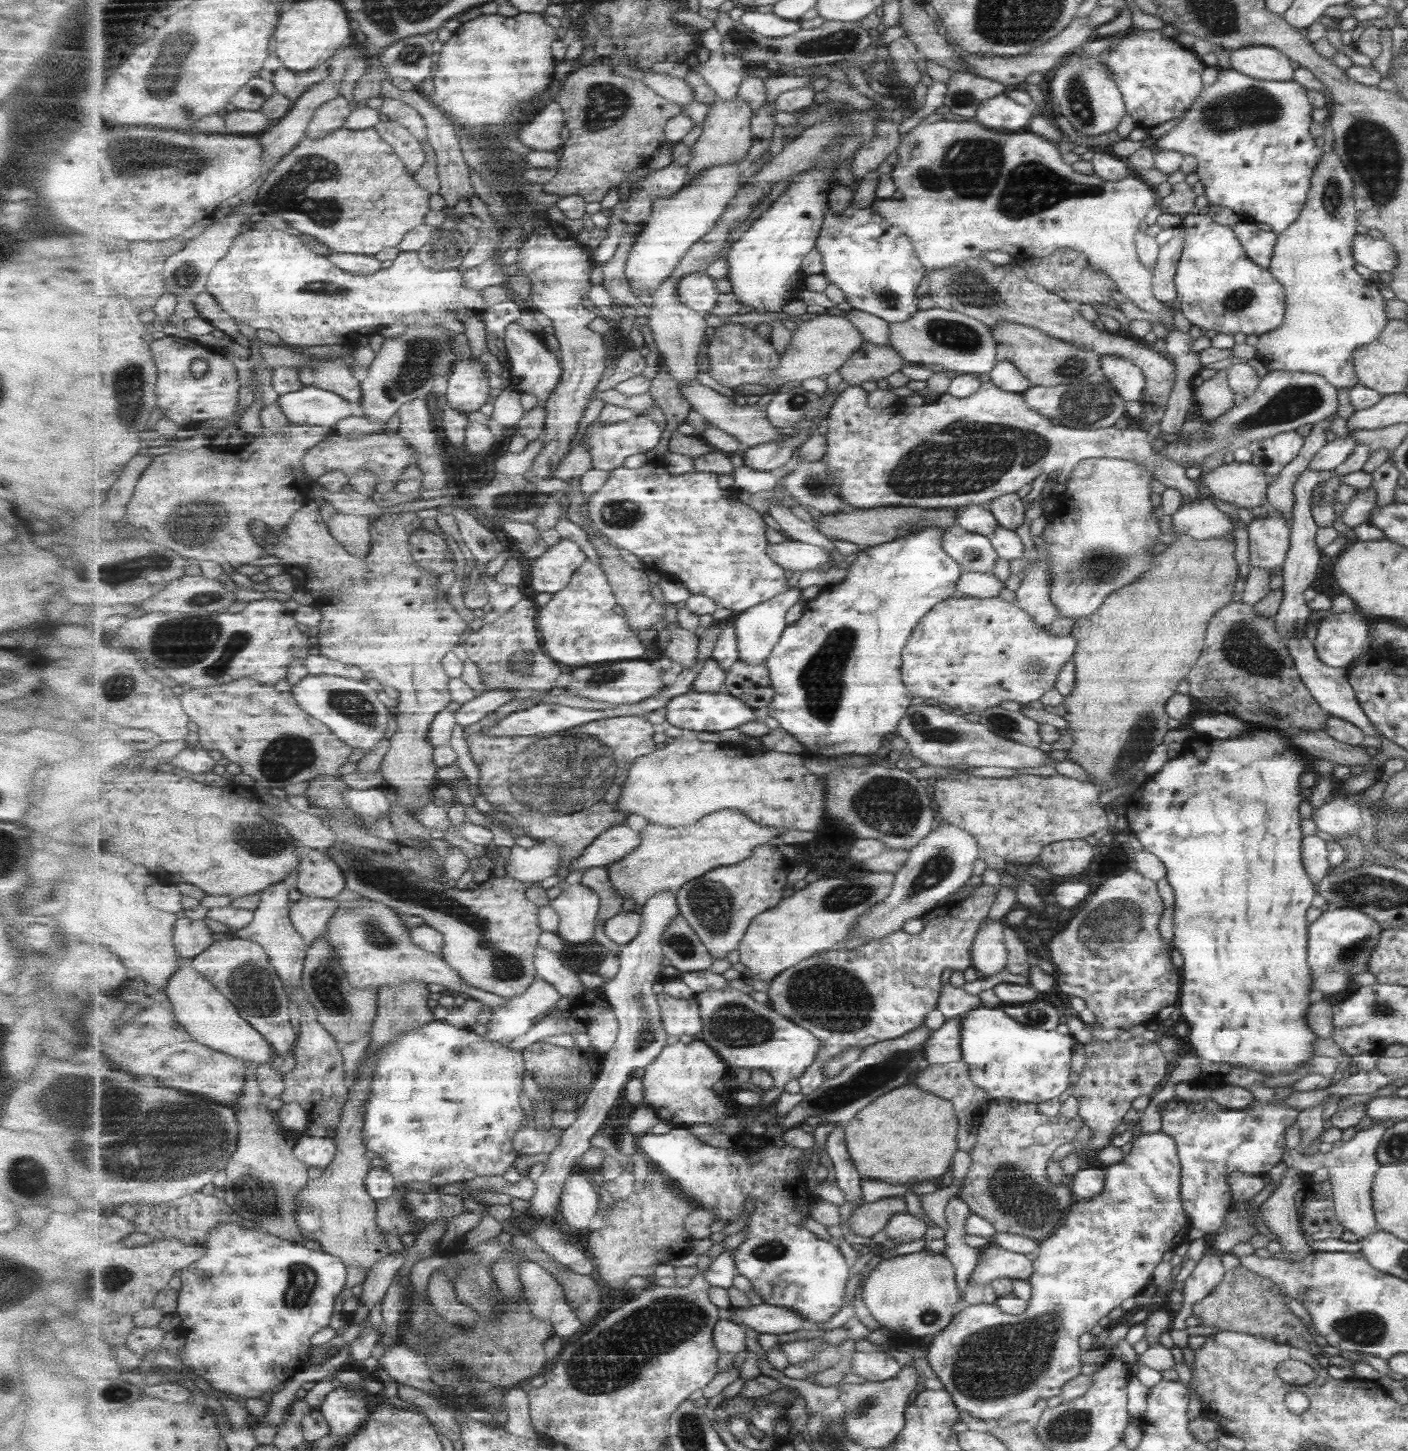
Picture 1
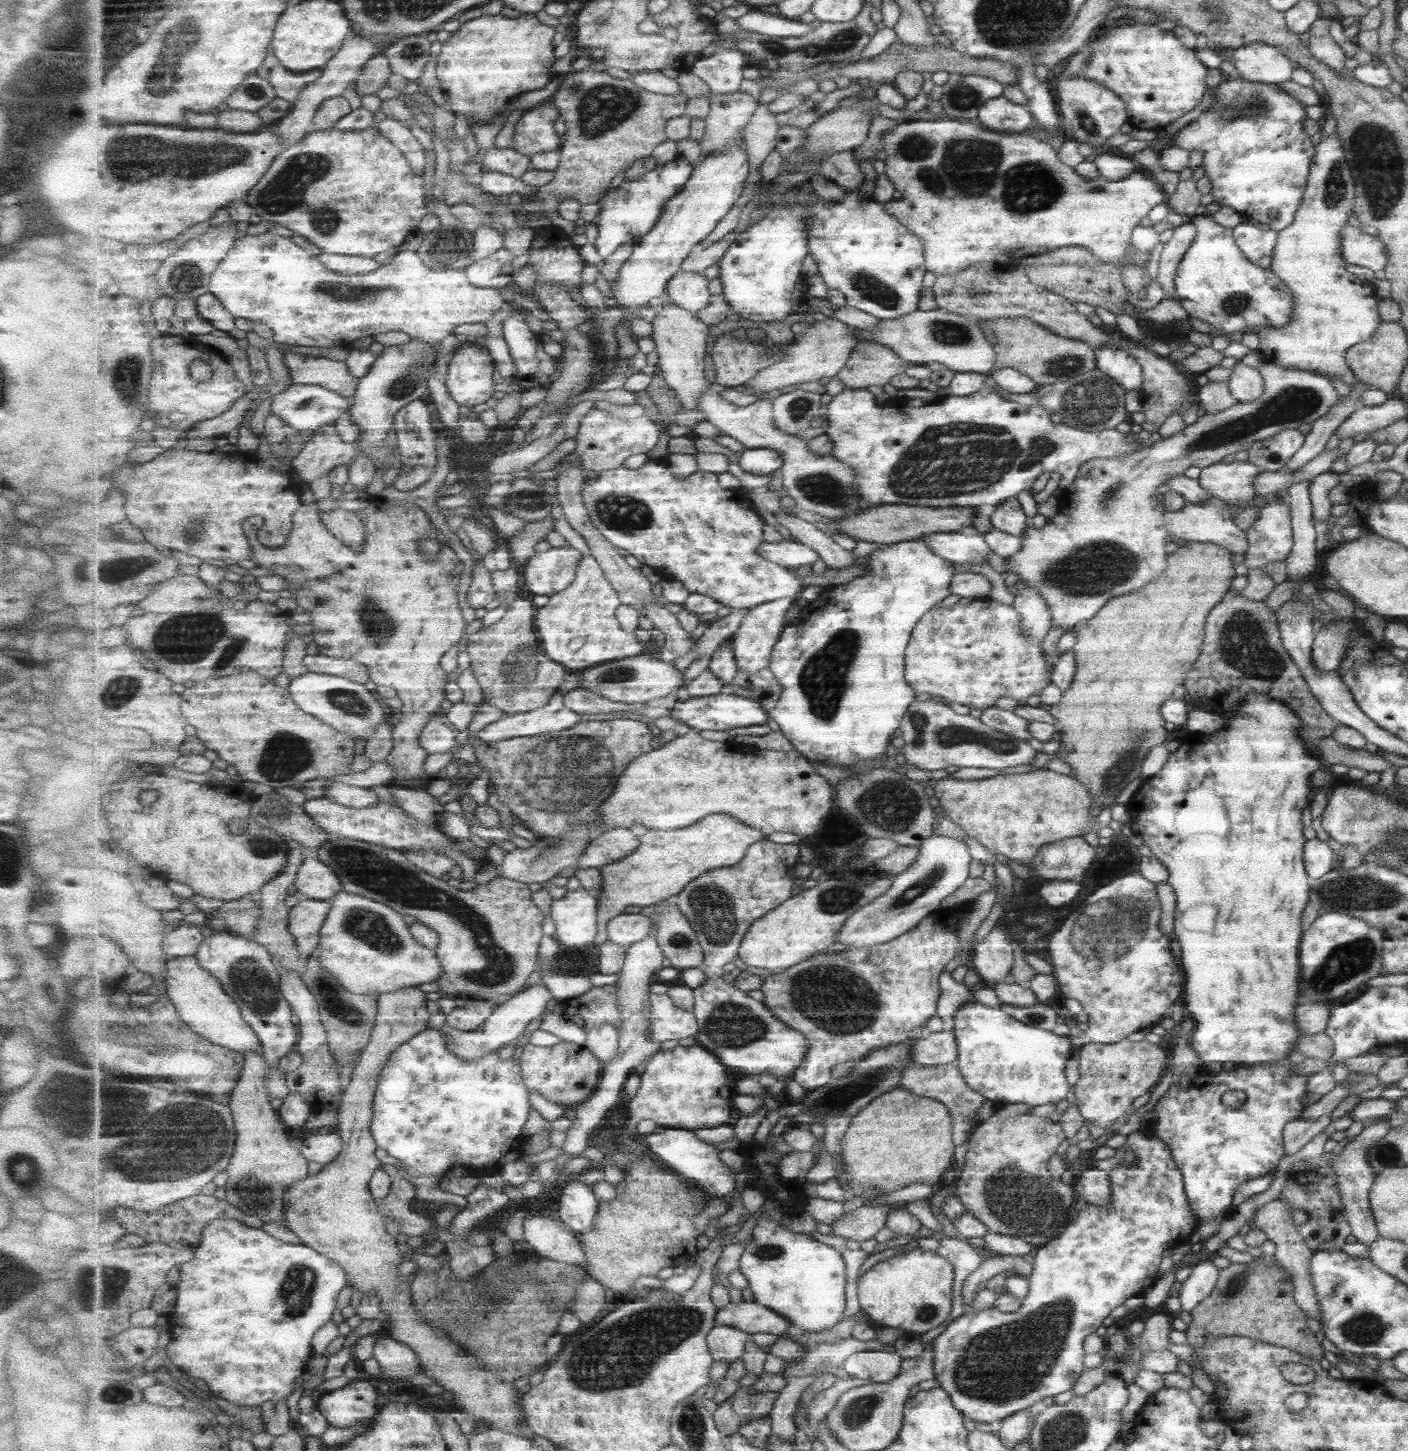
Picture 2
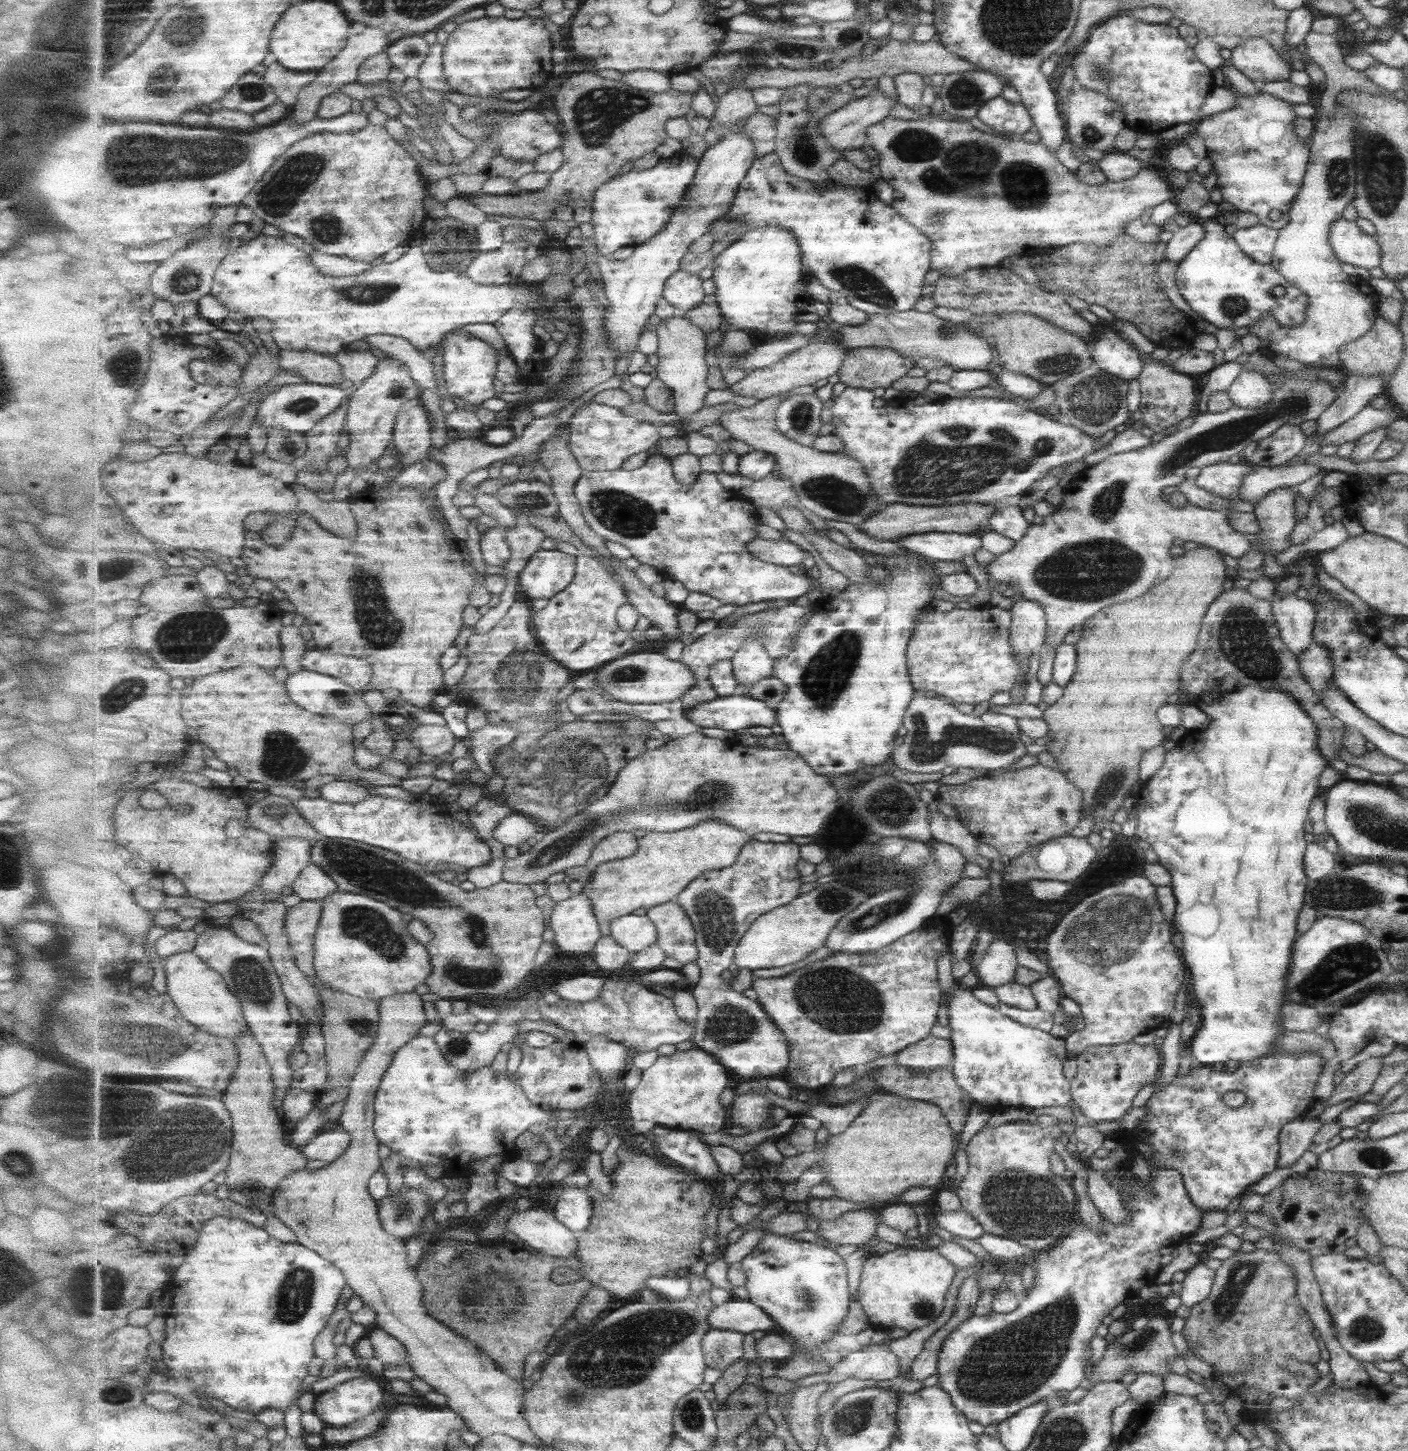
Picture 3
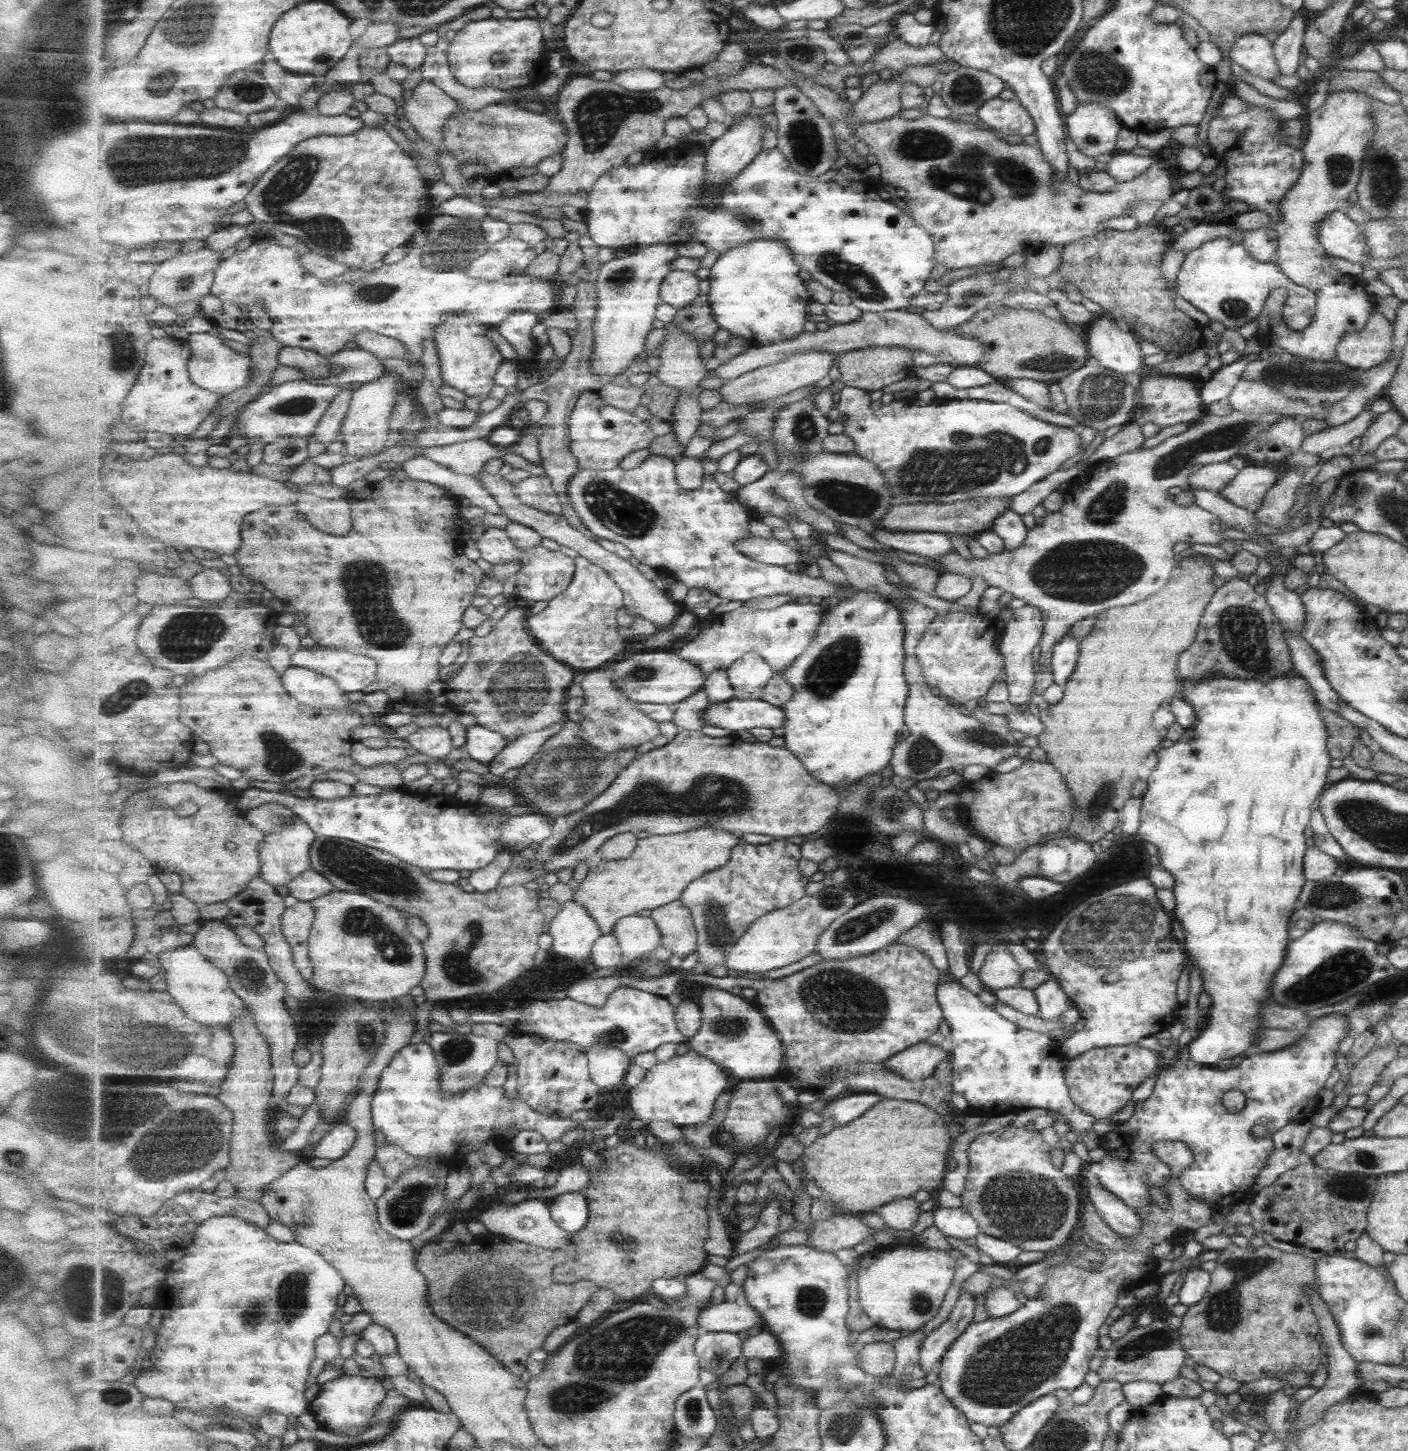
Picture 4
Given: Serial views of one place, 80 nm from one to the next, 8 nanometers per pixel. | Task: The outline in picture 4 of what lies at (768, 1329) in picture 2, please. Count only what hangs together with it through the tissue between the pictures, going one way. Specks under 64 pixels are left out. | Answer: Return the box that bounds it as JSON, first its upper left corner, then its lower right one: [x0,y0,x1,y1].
[700,1301,764,1332]

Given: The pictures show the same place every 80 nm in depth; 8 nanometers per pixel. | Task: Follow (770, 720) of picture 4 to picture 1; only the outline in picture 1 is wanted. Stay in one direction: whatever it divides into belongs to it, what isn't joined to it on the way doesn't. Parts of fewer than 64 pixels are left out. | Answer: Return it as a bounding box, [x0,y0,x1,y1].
[666,690,755,733]

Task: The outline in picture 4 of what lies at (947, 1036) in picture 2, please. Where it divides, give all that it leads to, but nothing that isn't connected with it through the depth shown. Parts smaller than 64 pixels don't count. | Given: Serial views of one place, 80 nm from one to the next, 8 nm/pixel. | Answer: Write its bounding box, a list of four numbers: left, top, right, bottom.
[885,1041,952,1081]

